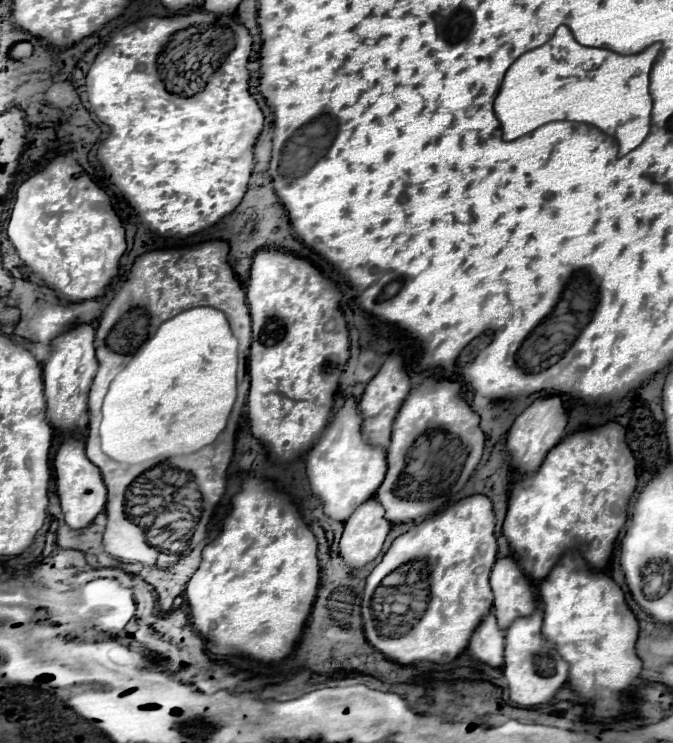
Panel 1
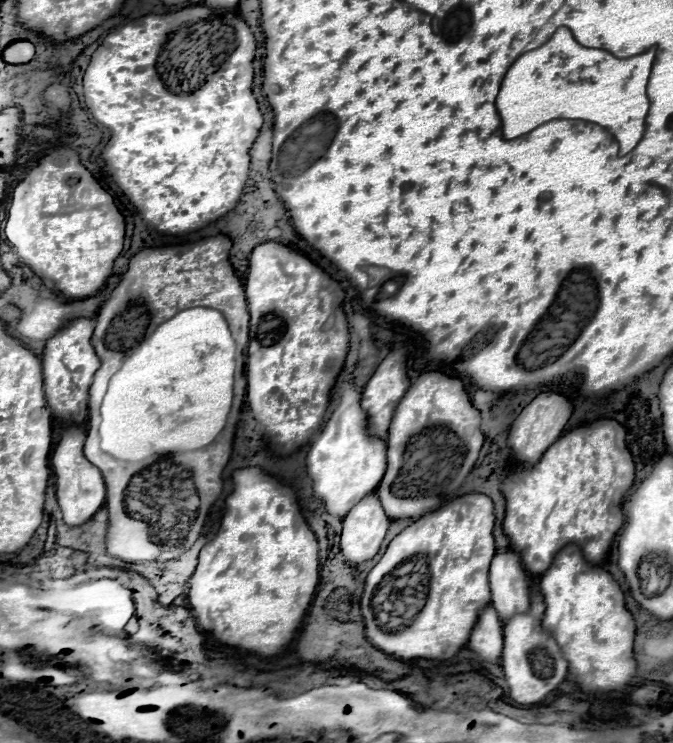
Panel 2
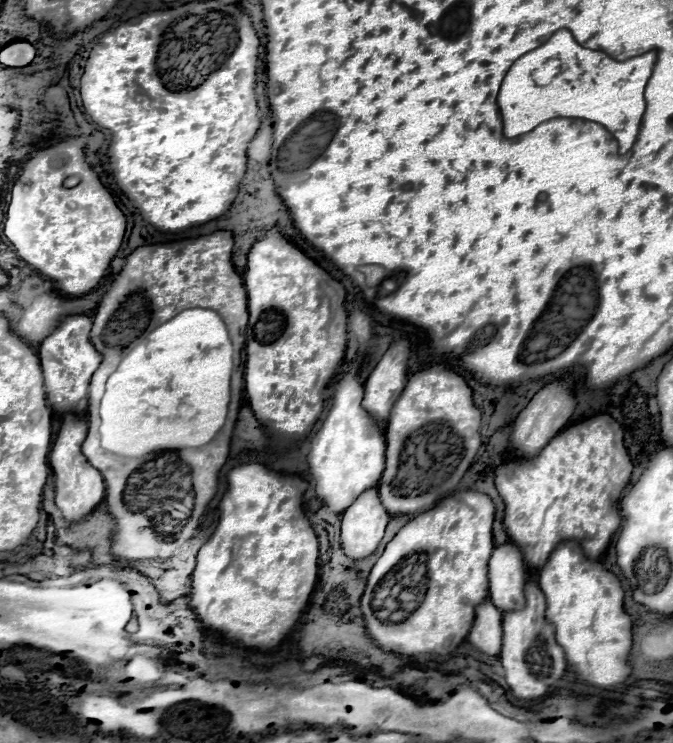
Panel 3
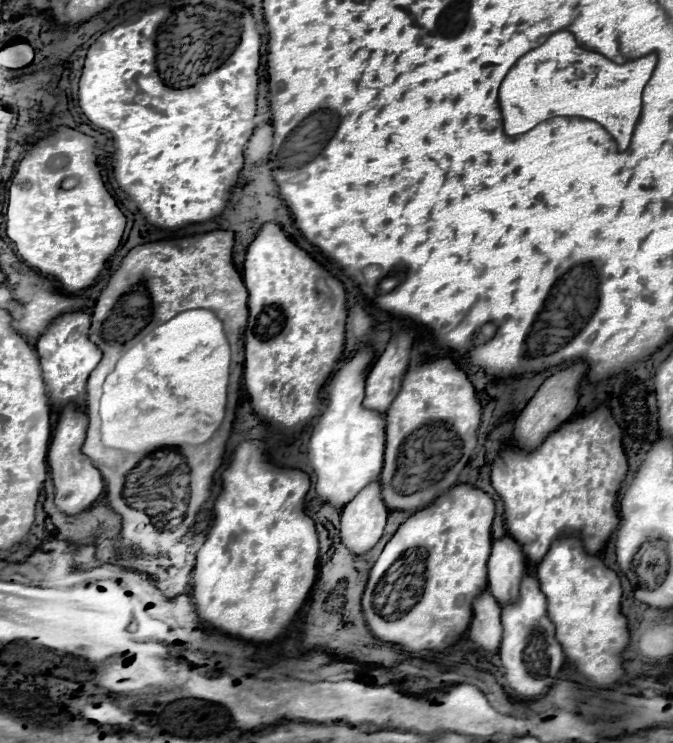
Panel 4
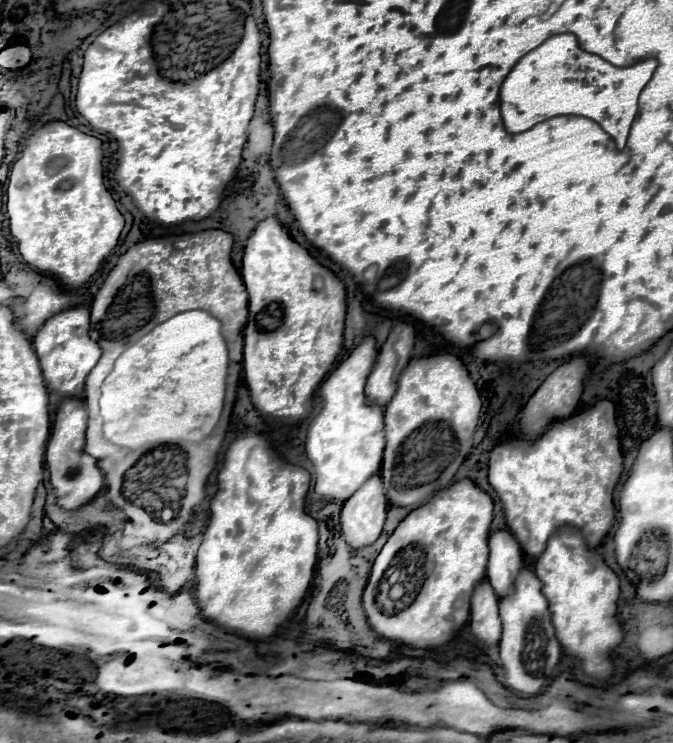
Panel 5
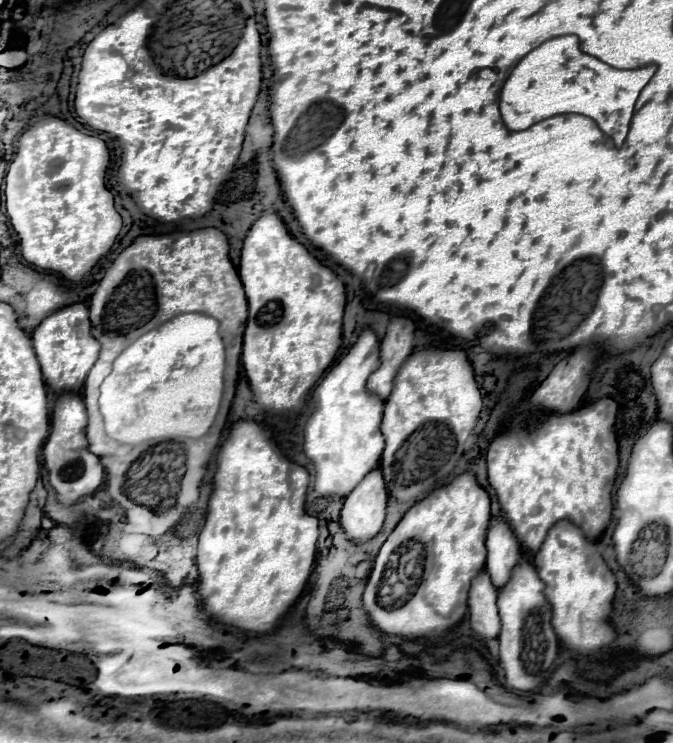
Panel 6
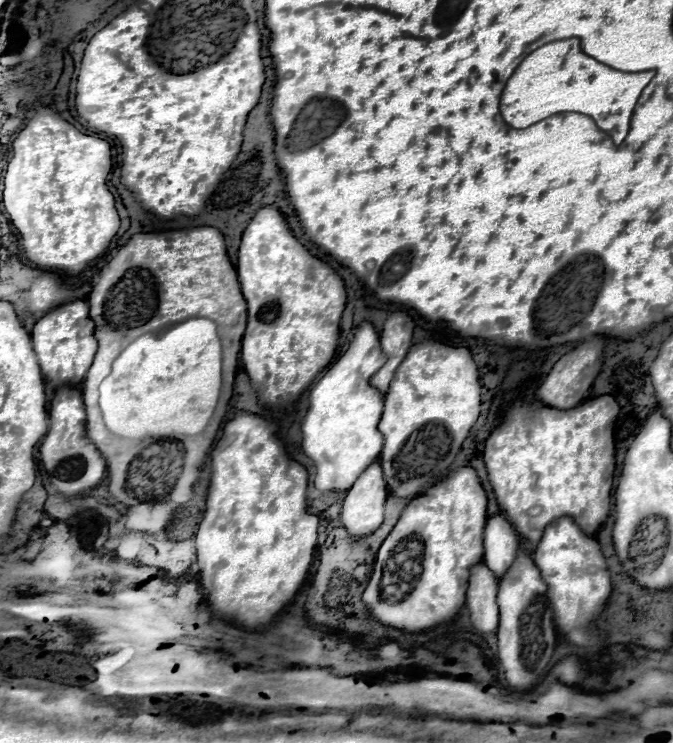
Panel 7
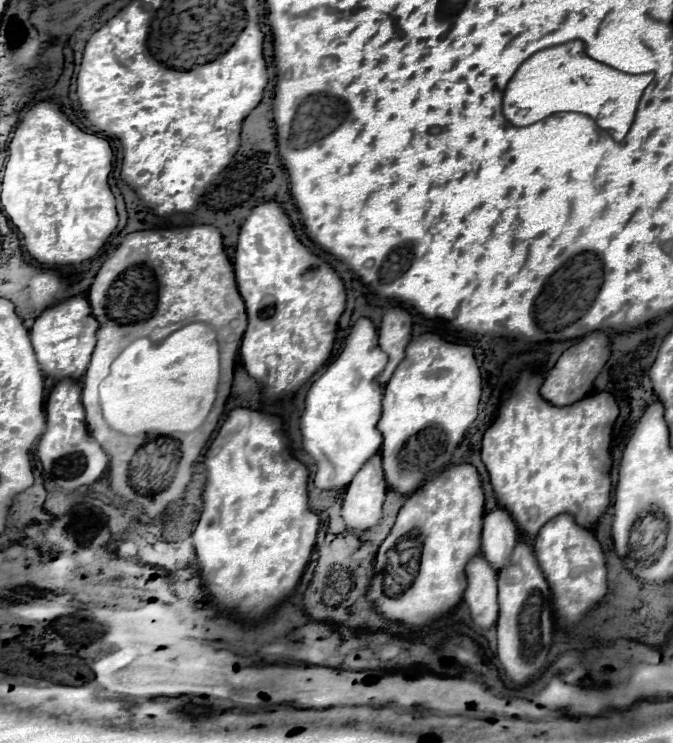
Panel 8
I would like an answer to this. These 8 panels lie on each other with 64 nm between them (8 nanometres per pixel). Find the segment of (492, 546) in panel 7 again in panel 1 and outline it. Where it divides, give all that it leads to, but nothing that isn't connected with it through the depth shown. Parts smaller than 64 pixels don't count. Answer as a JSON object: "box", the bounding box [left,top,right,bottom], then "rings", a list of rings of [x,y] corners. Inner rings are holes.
{"box":[490,556,536,630],"rings":[[[512,556],[494,562],[490,586],[494,592],[494,614],[502,630],[506,630],[512,620],[530,616],[536,610],[536,596]]]}

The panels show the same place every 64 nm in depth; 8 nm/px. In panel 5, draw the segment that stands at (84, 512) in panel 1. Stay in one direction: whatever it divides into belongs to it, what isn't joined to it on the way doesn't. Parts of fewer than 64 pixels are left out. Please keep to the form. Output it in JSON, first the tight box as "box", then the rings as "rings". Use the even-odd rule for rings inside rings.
{"box":[46,398,104,510],"rings":[[[66,398],[58,406],[54,428],[46,446],[46,466],[50,470],[50,482],[56,490],[56,500],[64,510],[76,510],[88,504],[104,486],[104,476],[96,466],[96,458],[84,452],[86,422],[88,422],[88,414],[84,402],[78,398]]]}

